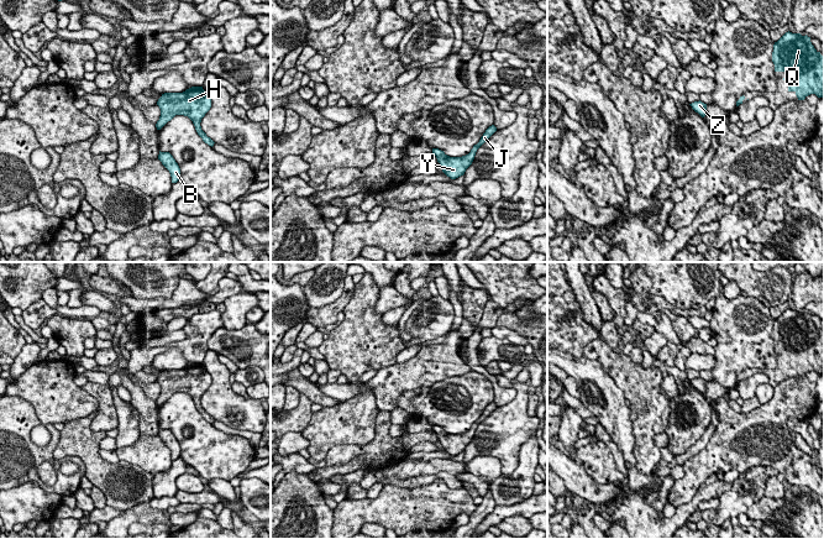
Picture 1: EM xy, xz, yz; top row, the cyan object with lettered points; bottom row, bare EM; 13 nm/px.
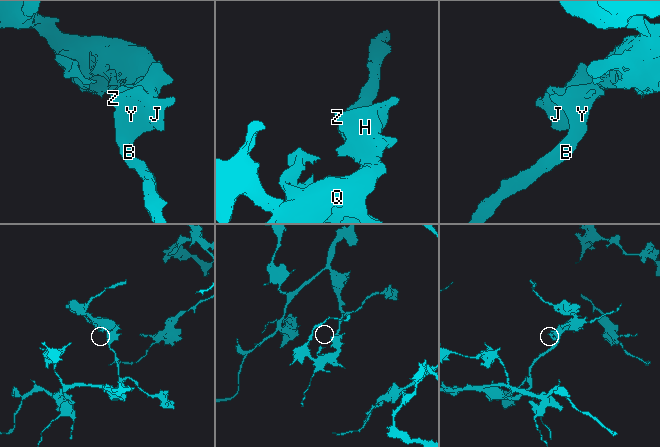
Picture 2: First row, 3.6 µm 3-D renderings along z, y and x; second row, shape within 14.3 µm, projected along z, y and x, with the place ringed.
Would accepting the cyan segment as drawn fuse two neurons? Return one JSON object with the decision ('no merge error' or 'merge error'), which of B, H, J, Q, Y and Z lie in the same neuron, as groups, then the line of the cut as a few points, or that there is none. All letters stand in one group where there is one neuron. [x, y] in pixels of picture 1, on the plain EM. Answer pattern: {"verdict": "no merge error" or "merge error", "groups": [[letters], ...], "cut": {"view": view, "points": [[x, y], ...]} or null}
{"verdict": "no merge error", "groups": [["B", "H", "J", "Q", "Y", "Z"]], "cut": null}

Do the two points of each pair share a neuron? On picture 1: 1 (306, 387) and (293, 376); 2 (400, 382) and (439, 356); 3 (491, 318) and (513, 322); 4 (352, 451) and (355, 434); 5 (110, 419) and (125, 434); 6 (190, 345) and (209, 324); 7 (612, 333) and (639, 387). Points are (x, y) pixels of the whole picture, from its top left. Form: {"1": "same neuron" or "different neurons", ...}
{"1": "same neuron", "2": "same neuron", "3": "different neurons", "4": "different neurons", "5": "different neurons", "6": "same neuron", "7": "different neurons"}

